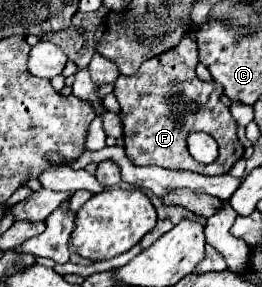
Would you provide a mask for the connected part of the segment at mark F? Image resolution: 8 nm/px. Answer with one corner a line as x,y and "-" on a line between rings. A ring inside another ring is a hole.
186,34
184,40
176,48
172,48
172,50
168,50
168,52
156,56
156,58
146,60
138,68
136,74
120,76
116,80
114,96
120,102
120,118
122,118
122,126
124,126
124,152
128,156
128,160
132,160
132,164
162,166
162,168
168,168
168,170
190,170
190,172
198,172
198,174
206,174
206,176
218,176
218,174
228,174
230,168
234,166
234,162
244,156
244,146
240,144
240,140
236,136
236,128
238,128
236,120
232,118
228,106
220,100
220,96
222,96
220,84
198,80
196,72
194,72
196,64
198,64
196,40
194,40
194,34
-
190,100
200,104
200,110
196,114
186,114
182,110
184,104
190,102
-
196,130
202,130
202,132
210,134
220,146
220,156
212,164
196,162
186,148
186,134
196,132

